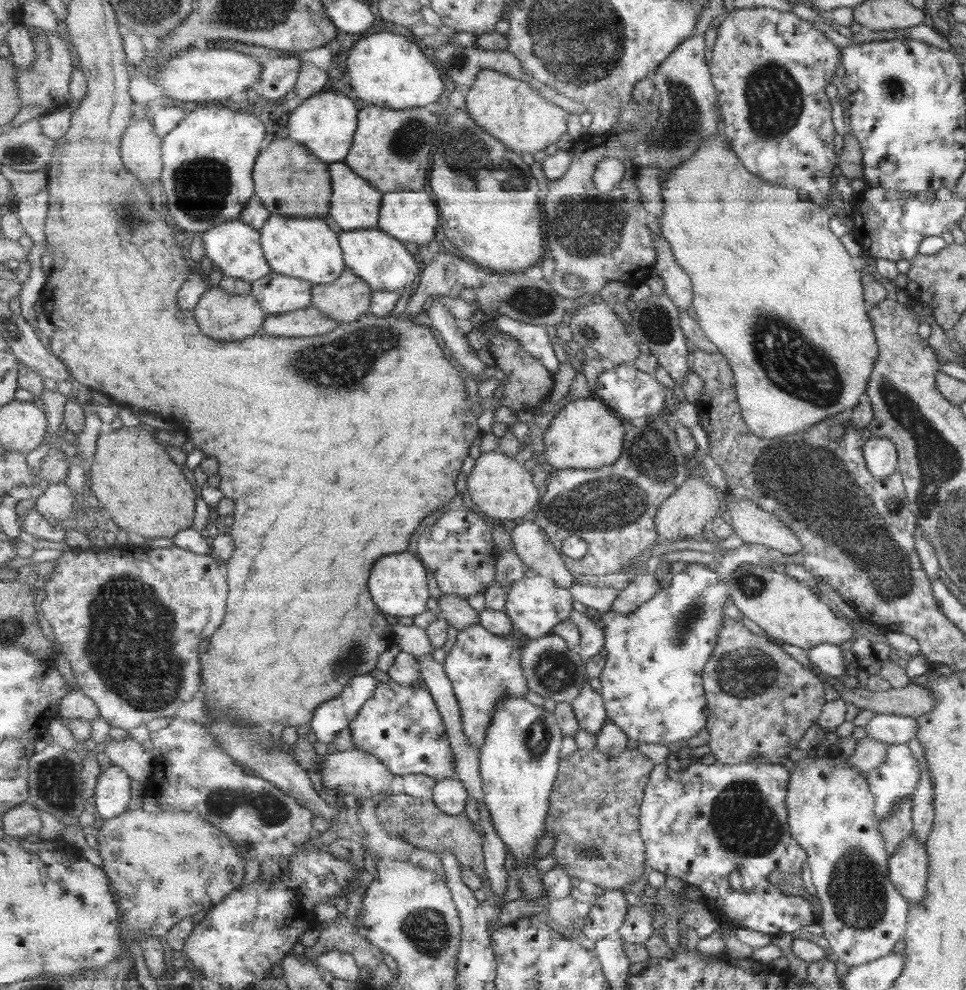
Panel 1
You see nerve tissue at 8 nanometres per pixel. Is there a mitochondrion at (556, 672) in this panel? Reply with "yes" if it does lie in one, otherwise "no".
yes

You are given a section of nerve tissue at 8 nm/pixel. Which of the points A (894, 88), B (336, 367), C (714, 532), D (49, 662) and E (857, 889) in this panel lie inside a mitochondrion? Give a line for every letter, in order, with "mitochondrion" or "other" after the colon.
A: mitochondrion
B: mitochondrion
C: other
D: other
E: mitochondrion

